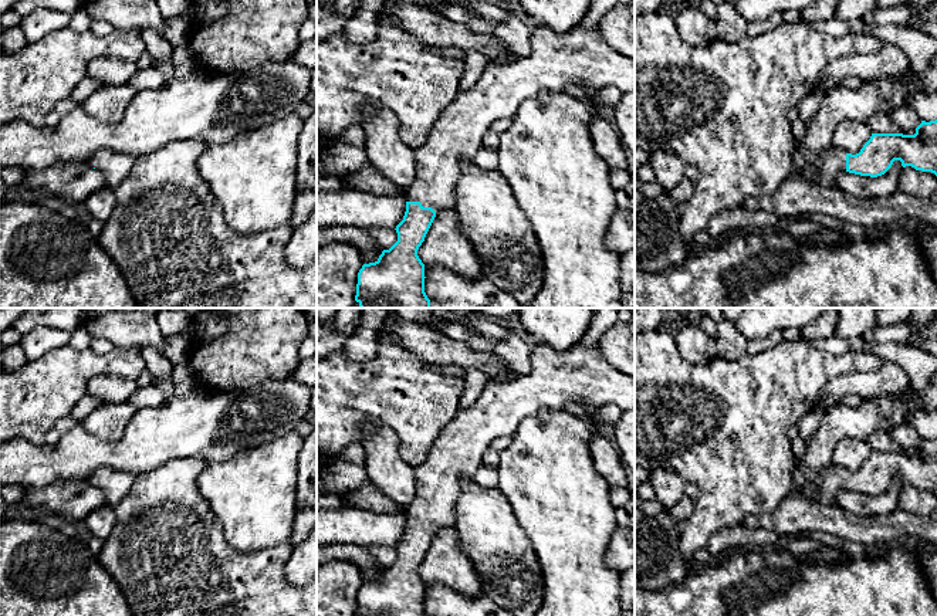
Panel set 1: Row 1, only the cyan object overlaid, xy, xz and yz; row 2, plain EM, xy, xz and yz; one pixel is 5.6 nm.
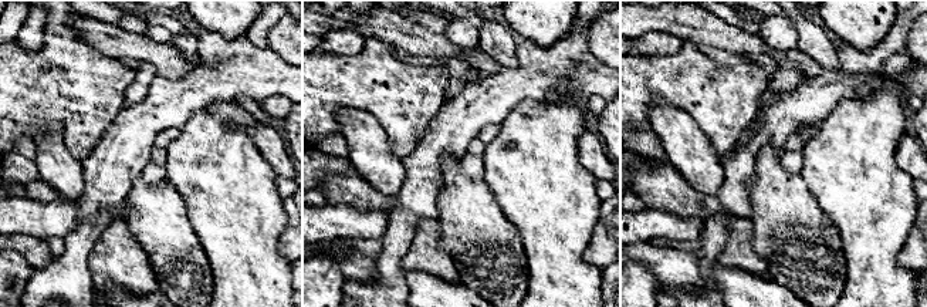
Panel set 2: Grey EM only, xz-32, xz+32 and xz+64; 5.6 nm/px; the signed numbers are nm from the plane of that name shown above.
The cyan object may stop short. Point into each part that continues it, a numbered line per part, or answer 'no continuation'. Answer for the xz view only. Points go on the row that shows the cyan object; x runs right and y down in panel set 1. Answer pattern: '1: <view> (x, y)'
1: xz (581, 57)

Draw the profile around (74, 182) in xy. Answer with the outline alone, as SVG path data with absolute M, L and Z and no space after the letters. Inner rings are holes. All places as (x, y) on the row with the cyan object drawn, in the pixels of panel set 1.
M58 162L38 172L24 172L21 186L78 204L106 183L88 162Z

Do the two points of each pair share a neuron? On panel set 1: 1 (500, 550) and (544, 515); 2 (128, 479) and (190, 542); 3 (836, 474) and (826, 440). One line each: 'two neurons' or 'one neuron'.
1: two neurons
2: two neurons
3: two neurons

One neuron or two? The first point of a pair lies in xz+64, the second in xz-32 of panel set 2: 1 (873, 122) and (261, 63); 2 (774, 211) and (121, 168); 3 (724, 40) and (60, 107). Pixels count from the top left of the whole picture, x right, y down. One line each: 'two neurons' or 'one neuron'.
1: two neurons
2: two neurons
3: two neurons

